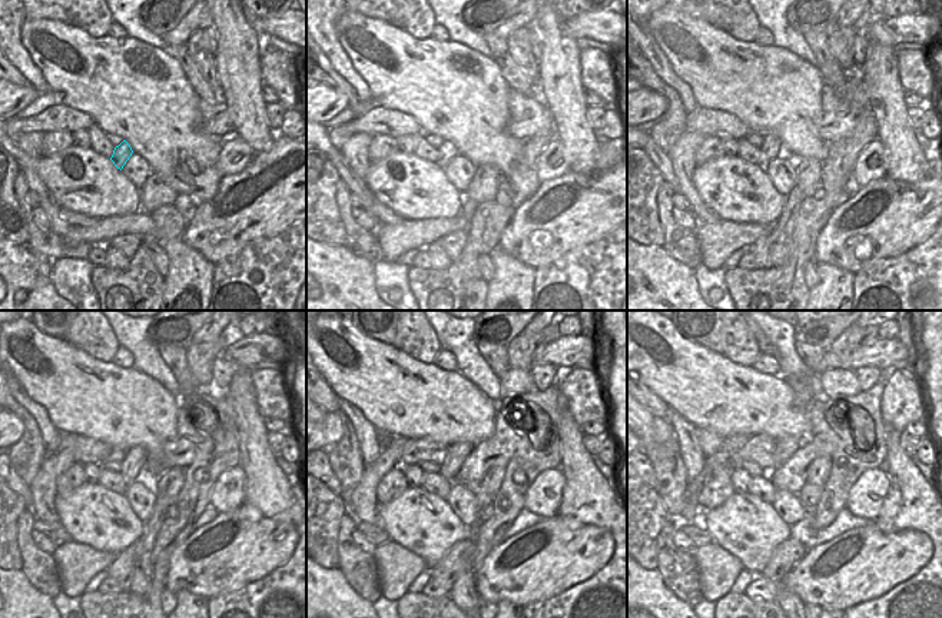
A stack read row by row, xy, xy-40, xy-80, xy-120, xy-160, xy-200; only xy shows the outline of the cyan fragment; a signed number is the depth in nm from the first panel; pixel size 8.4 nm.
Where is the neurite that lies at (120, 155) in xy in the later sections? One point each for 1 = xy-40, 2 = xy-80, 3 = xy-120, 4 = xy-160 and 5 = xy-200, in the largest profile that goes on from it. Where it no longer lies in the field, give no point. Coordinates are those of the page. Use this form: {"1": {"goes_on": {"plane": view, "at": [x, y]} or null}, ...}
{"1": {"goes_on": {"plane": "xy-40", "at": [447, 150]}}, "2": {"goes_on": {"plane": "xy-80", "at": [772, 148]}}, "3": {"goes_on": {"plane": "xy-120", "at": [133, 462]}}, "4": {"goes_on": {"plane": "xy-160", "at": [457, 454]}}, "5": {"goes_on": {"plane": "xy-200", "at": [786, 447]}}}

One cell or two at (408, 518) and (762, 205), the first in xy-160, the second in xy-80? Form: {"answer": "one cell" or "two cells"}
{"answer": "one cell"}

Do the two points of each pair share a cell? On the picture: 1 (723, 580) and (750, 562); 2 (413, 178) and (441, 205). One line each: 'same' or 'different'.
1: different
2: same

